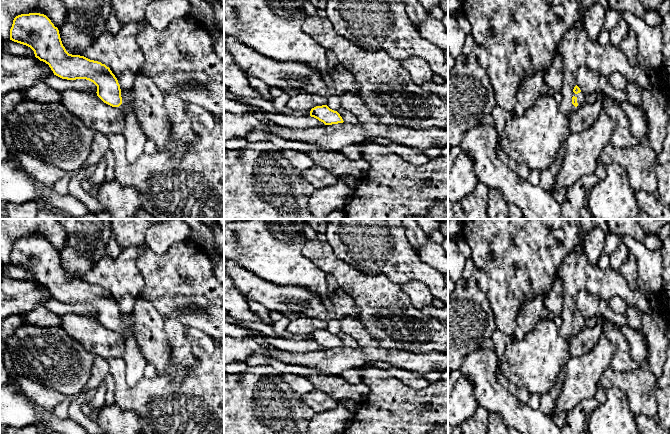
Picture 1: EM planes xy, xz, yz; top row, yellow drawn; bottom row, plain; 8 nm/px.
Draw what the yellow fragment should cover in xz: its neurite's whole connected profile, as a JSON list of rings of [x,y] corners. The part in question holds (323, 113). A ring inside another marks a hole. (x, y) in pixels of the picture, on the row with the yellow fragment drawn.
[[[327,105],[316,106],[311,109],[310,116],[323,122],[325,125],[343,123],[343,119],[337,111],[330,109]]]

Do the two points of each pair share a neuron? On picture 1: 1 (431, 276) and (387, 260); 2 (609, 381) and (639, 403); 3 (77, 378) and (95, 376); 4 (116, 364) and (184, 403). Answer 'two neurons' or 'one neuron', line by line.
1: one neuron
2: one neuron
3: two neurons
4: one neuron

